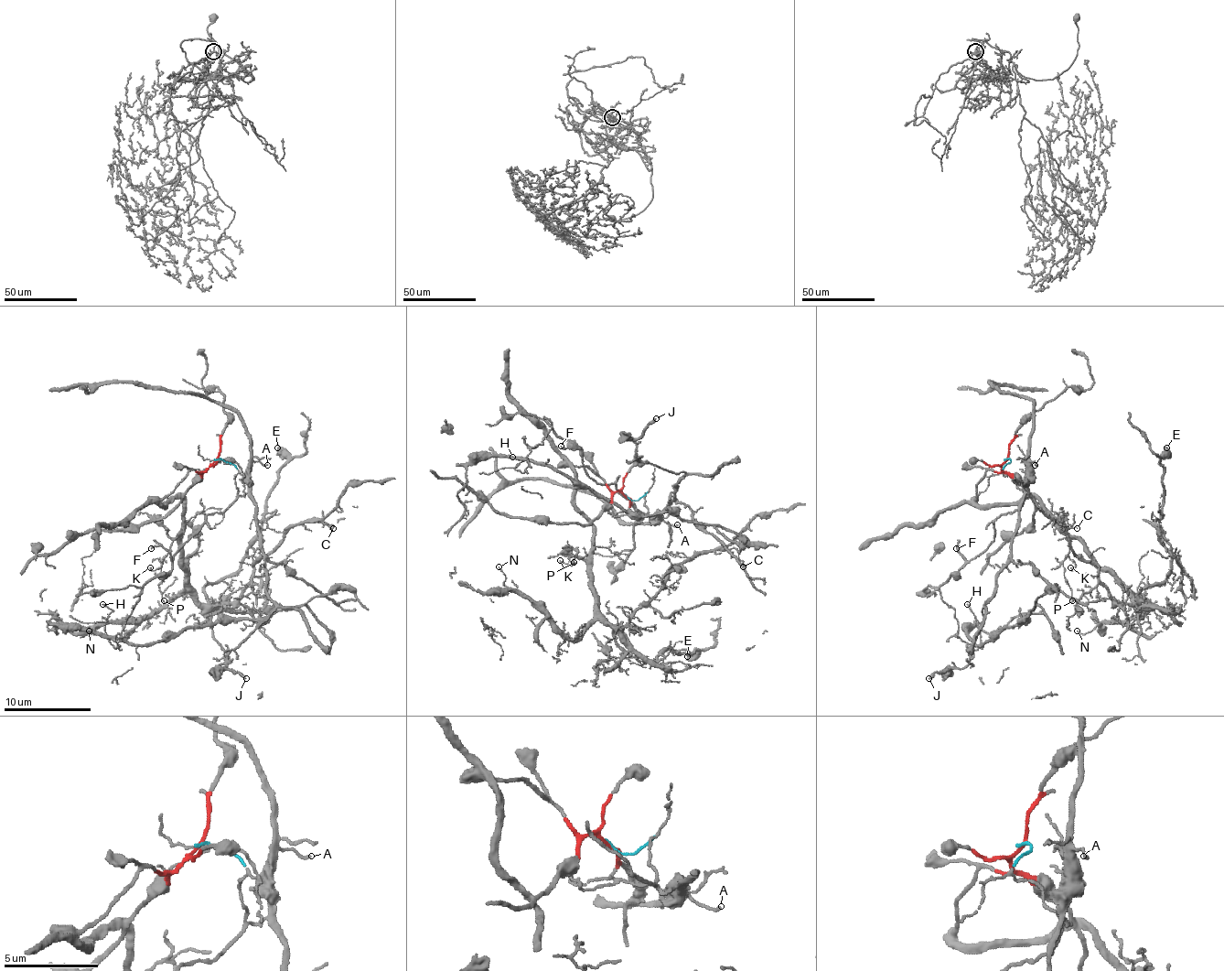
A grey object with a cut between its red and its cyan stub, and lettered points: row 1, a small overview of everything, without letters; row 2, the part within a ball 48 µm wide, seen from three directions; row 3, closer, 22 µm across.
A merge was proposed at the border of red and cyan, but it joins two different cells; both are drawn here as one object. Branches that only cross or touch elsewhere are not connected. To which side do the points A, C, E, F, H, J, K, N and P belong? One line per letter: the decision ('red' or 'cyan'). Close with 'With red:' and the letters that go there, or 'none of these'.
A: cyan
C: red
E: red
F: cyan
H: cyan
J: cyan
K: red
N: red
P: red
With red: C, E, K, N, P

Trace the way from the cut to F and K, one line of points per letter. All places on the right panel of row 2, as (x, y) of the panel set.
F: (1005, 459), (1001, 470), (1016, 481), (1025, 501), (994, 523), (994, 540), (983, 551), (969, 560), (955, 549)
K: (1005, 459), (1001, 469), (1032, 494), (1065, 536), (1068, 557), (1075, 565), (1073, 571), (1071, 566)

